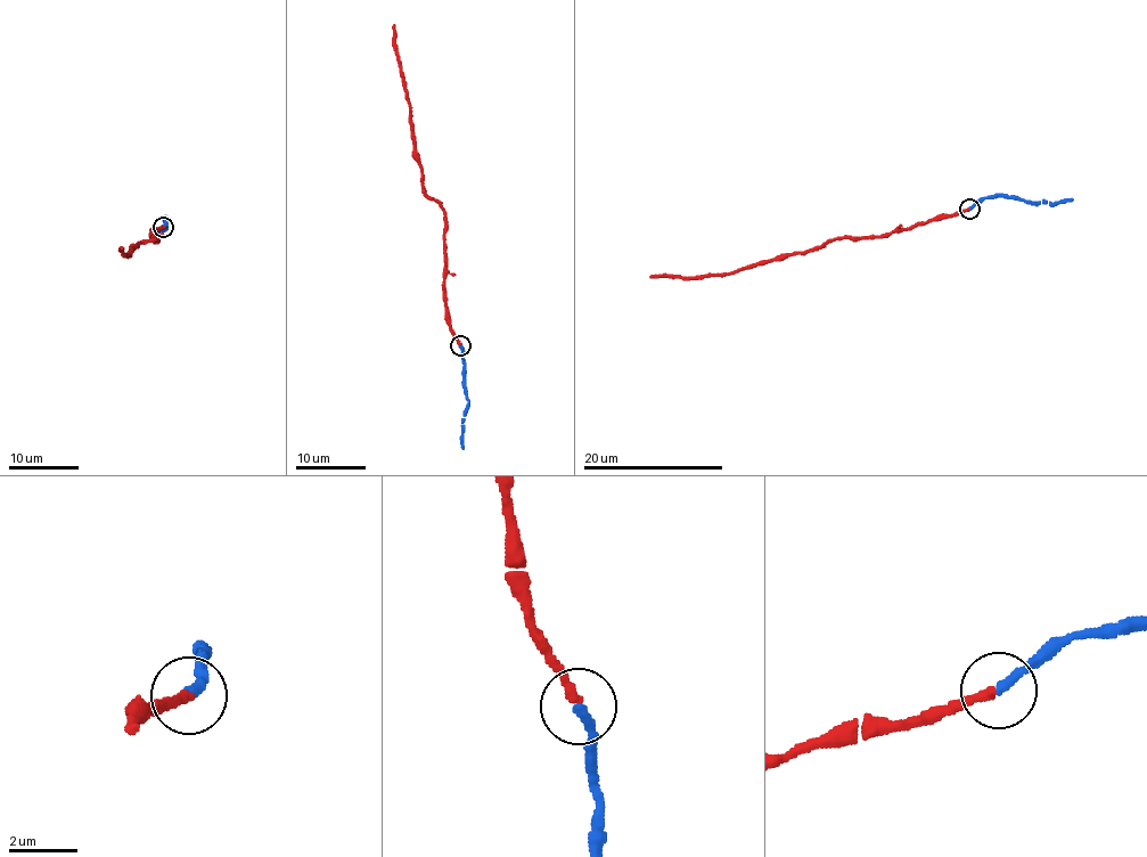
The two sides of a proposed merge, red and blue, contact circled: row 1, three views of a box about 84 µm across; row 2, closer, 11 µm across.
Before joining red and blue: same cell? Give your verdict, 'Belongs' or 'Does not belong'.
Belongs

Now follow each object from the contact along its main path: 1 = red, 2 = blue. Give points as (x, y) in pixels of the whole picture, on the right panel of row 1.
1: (969, 209), (881, 235), (837, 237), (811, 251), (795, 251), (729, 274), (649, 277)
2: (969, 209), (985, 197), (998, 196), (1051, 204), (1072, 198)

